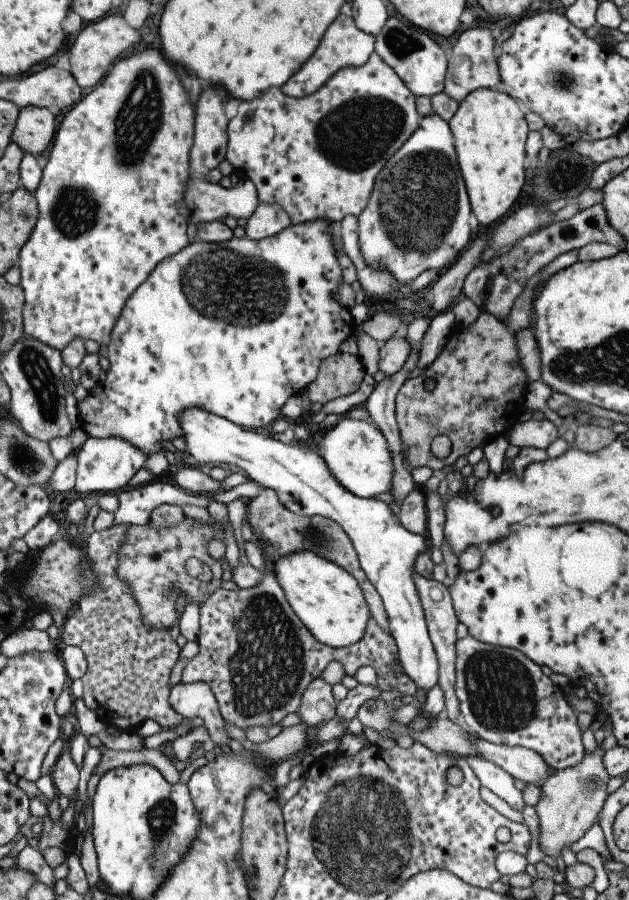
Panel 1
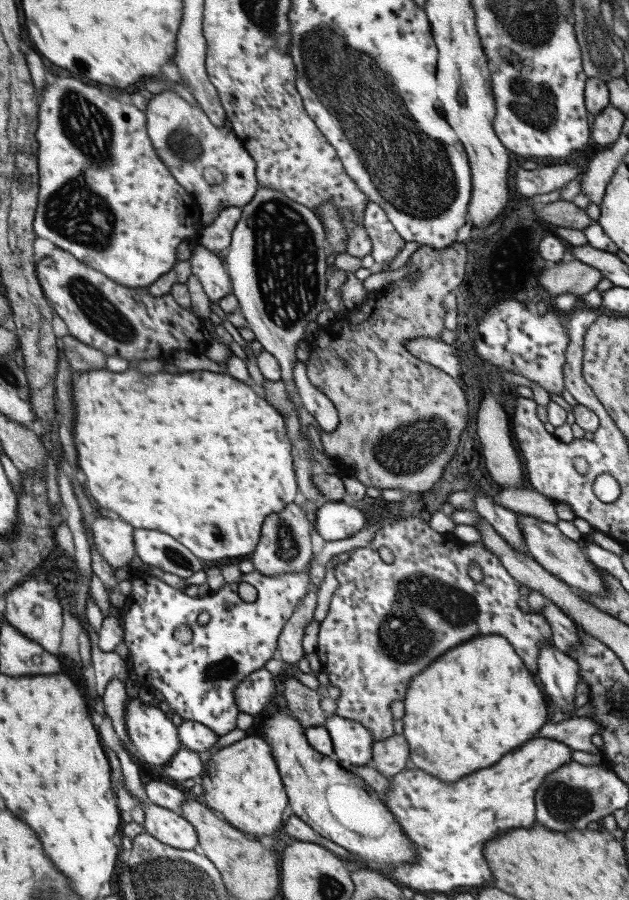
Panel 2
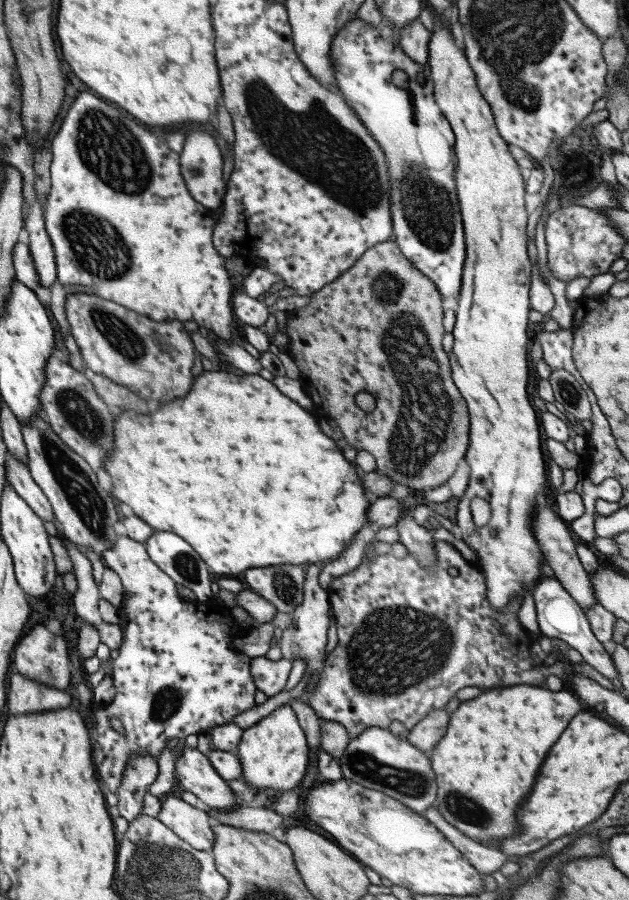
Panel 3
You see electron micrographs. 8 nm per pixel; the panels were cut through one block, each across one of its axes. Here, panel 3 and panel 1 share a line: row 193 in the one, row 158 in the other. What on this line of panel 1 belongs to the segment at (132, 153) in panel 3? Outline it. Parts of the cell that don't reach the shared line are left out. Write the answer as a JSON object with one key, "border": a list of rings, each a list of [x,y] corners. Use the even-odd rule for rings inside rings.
{"border":[[[145,50],[145,52],[137,52],[129,58],[121,58],[117,60],[111,70],[105,74],[105,78],[87,94],[83,96],[75,106],[71,106],[57,132],[55,138],[47,150],[47,164],[43,168],[43,176],[41,182],[37,186],[37,190],[33,192],[35,200],[37,200],[37,222],[33,226],[33,232],[29,236],[29,240],[21,246],[19,252],[19,276],[21,276],[21,290],[23,290],[23,310],[21,310],[21,318],[23,318],[23,336],[31,338],[31,340],[39,340],[41,344],[55,348],[55,350],[63,350],[69,342],[73,340],[95,340],[97,344],[109,344],[109,334],[113,324],[117,322],[127,298],[137,290],[137,286],[141,282],[145,282],[145,278],[153,272],[153,268],[157,264],[161,264],[161,260],[177,254],[179,250],[183,250],[189,242],[185,236],[185,226],[189,224],[189,210],[185,206],[183,194],[185,194],[185,182],[189,180],[189,150],[193,146],[193,132],[195,132],[195,108],[187,102],[187,96],[177,80],[177,72],[173,70],[173,66],[169,66],[163,60],[161,50]]]}

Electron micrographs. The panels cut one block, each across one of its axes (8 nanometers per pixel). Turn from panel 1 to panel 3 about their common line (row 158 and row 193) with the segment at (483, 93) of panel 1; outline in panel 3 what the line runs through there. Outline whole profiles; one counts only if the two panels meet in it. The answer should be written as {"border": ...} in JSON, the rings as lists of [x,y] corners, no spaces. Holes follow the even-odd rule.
{"border":[[[439,22],[433,24],[433,34],[431,34],[431,40],[429,40],[429,58],[427,58],[427,64],[429,64],[429,76],[431,76],[431,84],[433,84],[433,98],[437,102],[437,106],[441,108],[441,114],[447,118],[453,134],[455,134],[455,188],[457,188],[457,198],[459,198],[459,208],[461,208],[461,220],[463,220],[463,232],[465,232],[465,262],[463,262],[463,274],[461,274],[461,290],[459,290],[459,296],[457,296],[457,302],[455,302],[455,326],[453,326],[453,350],[447,354],[449,356],[449,366],[451,366],[451,380],[453,380],[453,386],[457,388],[457,392],[461,392],[461,396],[465,398],[465,404],[467,404],[467,412],[469,412],[469,446],[467,446],[467,454],[465,454],[465,460],[467,460],[467,466],[469,466],[469,482],[467,482],[467,488],[465,488],[465,494],[461,496],[459,504],[457,504],[457,518],[455,518],[455,526],[461,530],[461,536],[463,536],[463,542],[475,552],[477,556],[477,562],[475,566],[483,572],[485,576],[485,584],[487,584],[487,600],[489,604],[499,612],[503,610],[511,600],[515,598],[523,598],[521,592],[525,588],[529,588],[533,592],[537,580],[543,578],[541,574],[541,568],[539,568],[539,562],[543,558],[541,554],[541,548],[537,546],[535,538],[533,538],[533,508],[537,508],[537,502],[535,502],[535,492],[541,492],[545,490],[545,476],[547,476],[547,470],[545,470],[545,462],[543,462],[543,454],[541,454],[541,442],[539,442],[539,418],[537,418],[537,410],[535,406],[527,400],[527,322],[529,322],[529,312],[531,312],[531,306],[529,306],[529,286],[531,286],[531,264],[529,264],[529,256],[527,256],[527,234],[525,234],[525,222],[527,222],[527,214],[525,214],[525,206],[523,206],[523,194],[527,192],[525,186],[523,186],[523,180],[519,176],[519,164],[515,162],[515,158],[511,156],[509,152],[509,144],[501,138],[497,126],[495,126],[495,120],[493,120],[493,112],[491,112],[491,106],[485,102],[485,98],[479,94],[479,86],[477,86],[477,80],[475,80],[475,72],[473,68],[469,66],[467,62],[467,56],[463,54],[463,50],[455,44],[455,36],[443,28]],[[471,498],[483,498],[489,508],[491,508],[491,518],[485,526],[477,528],[473,524],[473,518],[471,518],[471,512],[469,512],[469,502]]]}

